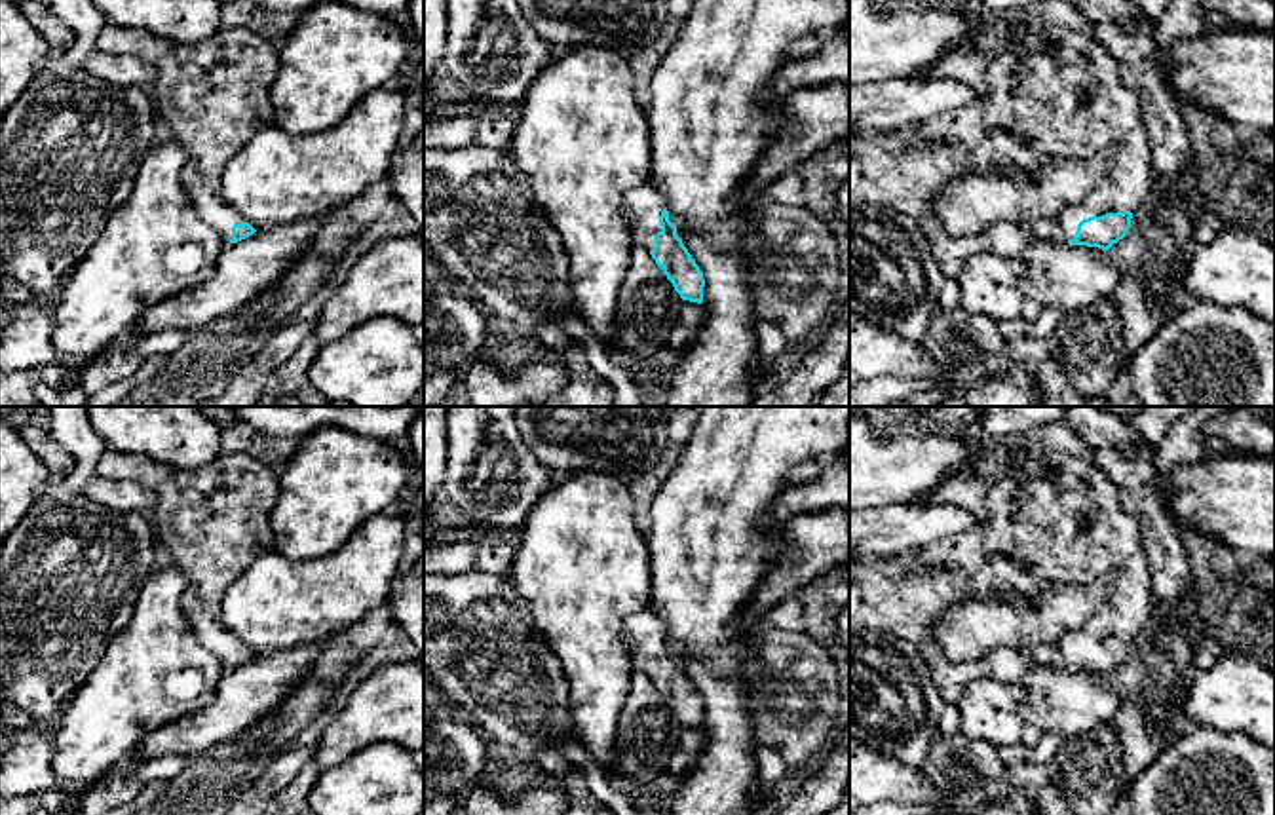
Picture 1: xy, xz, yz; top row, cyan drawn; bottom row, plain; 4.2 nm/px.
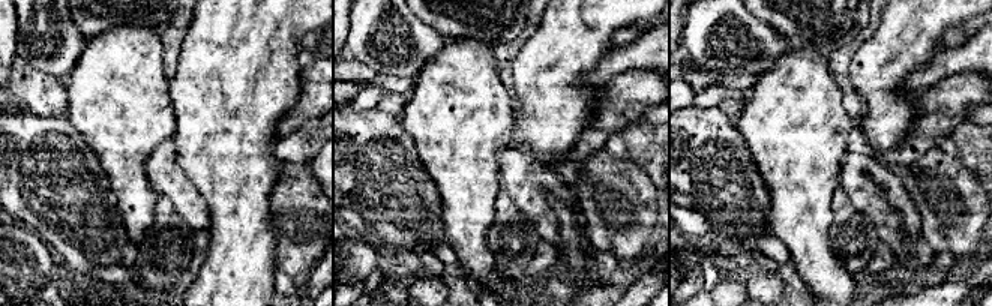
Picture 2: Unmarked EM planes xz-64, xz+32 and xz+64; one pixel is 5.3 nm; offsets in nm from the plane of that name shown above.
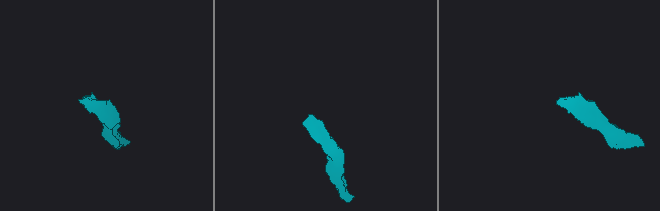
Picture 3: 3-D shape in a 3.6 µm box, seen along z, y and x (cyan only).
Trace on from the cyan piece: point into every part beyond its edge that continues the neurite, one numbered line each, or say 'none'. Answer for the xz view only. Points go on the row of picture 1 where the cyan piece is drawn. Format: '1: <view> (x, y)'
1: xz (645, 204)

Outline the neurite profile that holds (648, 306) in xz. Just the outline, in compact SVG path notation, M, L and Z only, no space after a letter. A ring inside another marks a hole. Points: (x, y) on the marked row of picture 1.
M633 245L616 306L614 361L629 369L637 351L654 359L667 355L667 342L682 304L650 251Z

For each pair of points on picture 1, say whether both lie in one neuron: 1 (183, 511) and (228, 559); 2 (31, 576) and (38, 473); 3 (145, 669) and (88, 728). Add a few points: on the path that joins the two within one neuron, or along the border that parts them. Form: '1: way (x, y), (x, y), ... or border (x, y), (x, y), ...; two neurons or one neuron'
1: way (194, 523), (217, 548); one neuron
2: border (38, 492), (19, 523); two neurons
3: way (132, 684), (103, 713); one neuron

